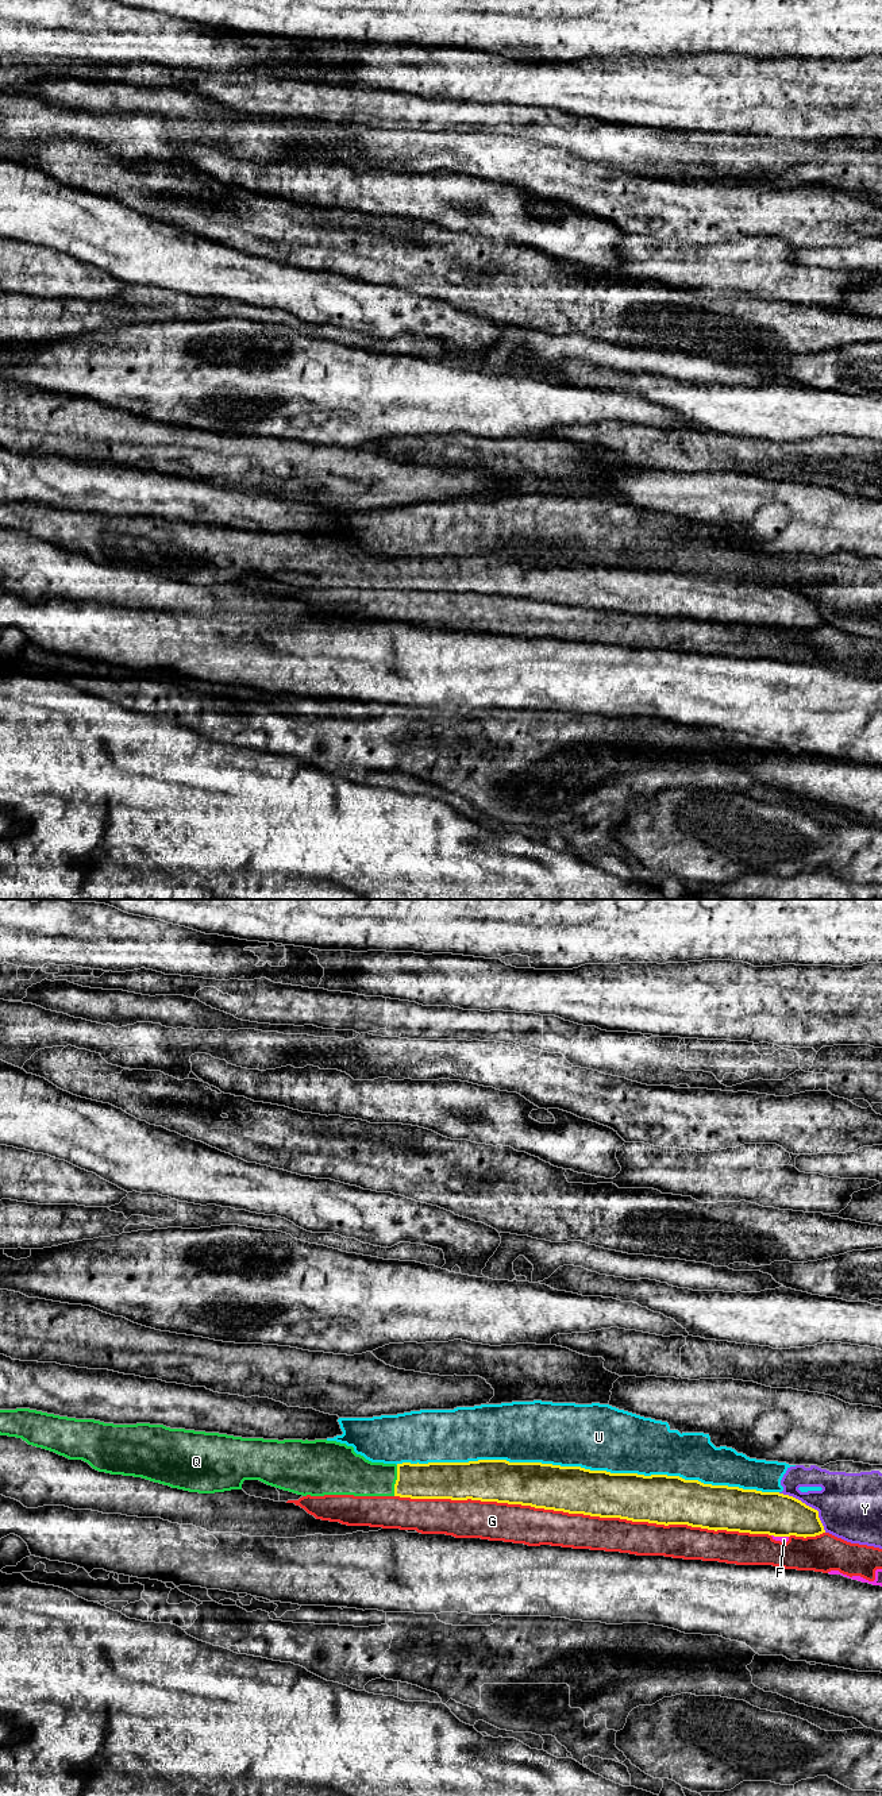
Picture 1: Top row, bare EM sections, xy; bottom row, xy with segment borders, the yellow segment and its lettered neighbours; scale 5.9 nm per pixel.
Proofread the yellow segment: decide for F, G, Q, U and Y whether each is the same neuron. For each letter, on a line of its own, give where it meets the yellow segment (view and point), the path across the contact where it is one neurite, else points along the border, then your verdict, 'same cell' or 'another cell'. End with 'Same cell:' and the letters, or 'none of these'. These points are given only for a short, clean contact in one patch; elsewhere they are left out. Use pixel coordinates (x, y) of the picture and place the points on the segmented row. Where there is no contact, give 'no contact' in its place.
F: contact xy (780, 1536); another cell
G: contact xy (582, 1513); another cell
Q: contact xy (396, 1480); same cell
U: contact xy (588, 1469); another cell
Y: contact xy (808, 1506); another cell
Same cell: Q

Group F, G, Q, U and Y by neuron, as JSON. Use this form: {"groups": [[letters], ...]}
{"groups": [["F"], ["G"], ["Q"], ["U"], ["Y"]]}

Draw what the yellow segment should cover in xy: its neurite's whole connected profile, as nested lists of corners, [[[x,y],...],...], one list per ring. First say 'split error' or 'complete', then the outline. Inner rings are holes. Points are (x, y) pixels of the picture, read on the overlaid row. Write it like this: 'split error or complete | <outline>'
split error | [[[30,1408],[0,1410],[0,1435],[16,1437],[28,1445],[42,1448],[69,1460],[82,1460],[93,1469],[111,1475],[142,1477],[189,1492],[215,1494],[242,1489],[244,1480],[259,1480],[267,1485],[297,1495],[354,1495],[400,1496],[411,1499],[481,1500],[531,1506],[535,1508],[583,1514],[600,1518],[620,1518],[656,1525],[688,1525],[708,1530],[727,1530],[774,1537],[816,1537],[825,1533],[819,1511],[801,1500],[779,1492],[762,1492],[739,1487],[704,1484],[679,1476],[611,1473],[581,1467],[561,1467],[542,1462],[509,1462],[507,1460],[478,1460],[469,1462],[384,1464],[371,1462],[357,1454],[353,1446],[336,1441],[242,1438],[219,1433],[170,1429],[163,1425],[113,1425],[95,1419],[59,1417]]]

